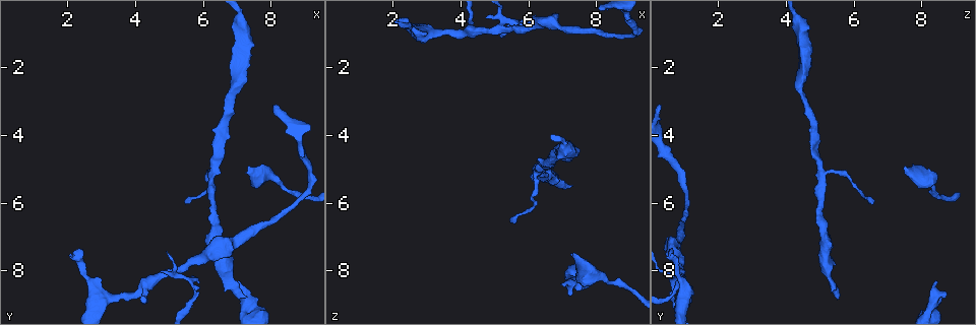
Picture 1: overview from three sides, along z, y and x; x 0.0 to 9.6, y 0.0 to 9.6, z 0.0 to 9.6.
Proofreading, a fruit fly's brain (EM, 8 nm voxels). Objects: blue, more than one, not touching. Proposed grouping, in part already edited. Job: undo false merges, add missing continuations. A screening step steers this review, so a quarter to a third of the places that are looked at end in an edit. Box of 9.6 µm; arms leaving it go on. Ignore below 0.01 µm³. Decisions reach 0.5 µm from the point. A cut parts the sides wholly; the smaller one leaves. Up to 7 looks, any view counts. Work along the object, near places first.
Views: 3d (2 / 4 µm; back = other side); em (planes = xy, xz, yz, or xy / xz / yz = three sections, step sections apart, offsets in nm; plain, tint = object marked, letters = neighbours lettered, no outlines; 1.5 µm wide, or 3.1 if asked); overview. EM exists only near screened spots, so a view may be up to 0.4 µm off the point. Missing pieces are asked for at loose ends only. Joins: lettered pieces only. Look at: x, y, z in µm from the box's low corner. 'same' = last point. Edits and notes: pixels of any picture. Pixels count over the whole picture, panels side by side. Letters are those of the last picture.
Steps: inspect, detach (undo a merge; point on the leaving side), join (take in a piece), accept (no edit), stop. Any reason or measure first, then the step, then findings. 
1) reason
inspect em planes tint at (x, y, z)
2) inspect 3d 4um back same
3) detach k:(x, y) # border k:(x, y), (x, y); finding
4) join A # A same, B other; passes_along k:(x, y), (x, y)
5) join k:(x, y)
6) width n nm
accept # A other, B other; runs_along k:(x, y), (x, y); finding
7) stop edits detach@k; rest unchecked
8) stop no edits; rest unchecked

thin end
inspect em planes letters at (5.50, 5.95, 6.60)

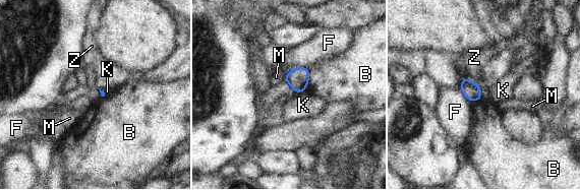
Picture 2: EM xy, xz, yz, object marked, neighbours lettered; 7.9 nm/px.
accept # B other, F other, K other, M other, Z other; border 2:(303, 90), (297, 93); no lettered piece goes on from it

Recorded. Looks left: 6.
calibre changes
inspect 3d 4um at (5.15, 8.05, 0.85)

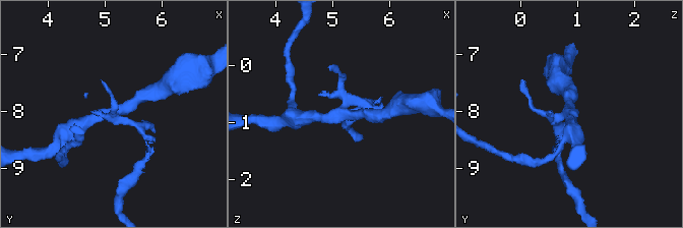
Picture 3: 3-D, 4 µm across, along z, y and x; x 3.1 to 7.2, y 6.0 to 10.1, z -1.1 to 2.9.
arms 4
inspect em planes tint at (5.20, 8.05, 0.85)

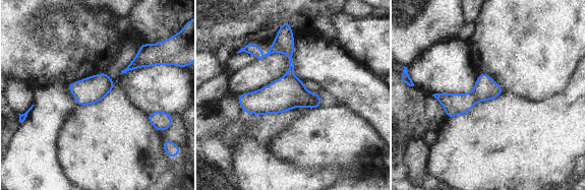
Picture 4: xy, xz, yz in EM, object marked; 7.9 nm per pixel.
inspect em planes letters same

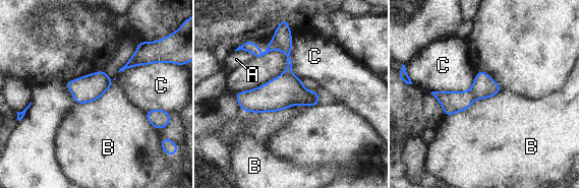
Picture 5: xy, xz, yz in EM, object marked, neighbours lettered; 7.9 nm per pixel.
detach 5:(284, 44) # A other, B other, C other; border 5:(282, 73), (292, 75); a second neuron is stuck on

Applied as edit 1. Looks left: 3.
sharp bend
inspect em planes letters at (6.30, 5.10, 5.10)

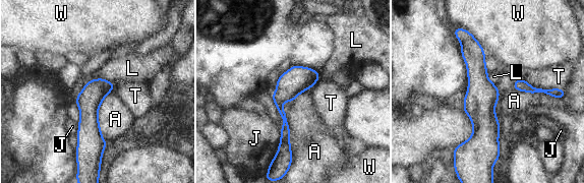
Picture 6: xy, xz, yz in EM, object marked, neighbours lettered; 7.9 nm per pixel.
longest_contact A 420 nm
accept # A other, J other, L other, T other, W other; border 6:(114, 88), (98, 112), (106, 141); one neuron here

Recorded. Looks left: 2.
stop edits detach@5; rest unchecked

